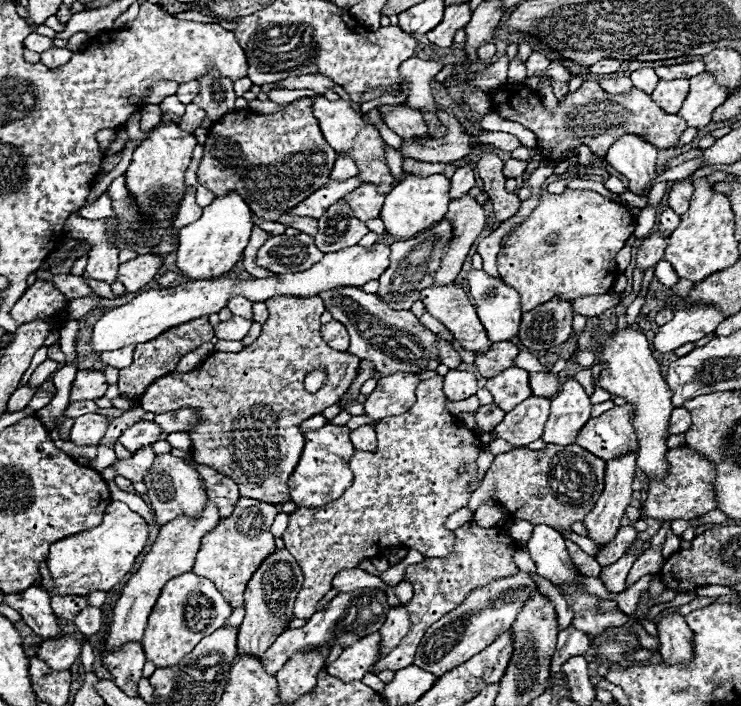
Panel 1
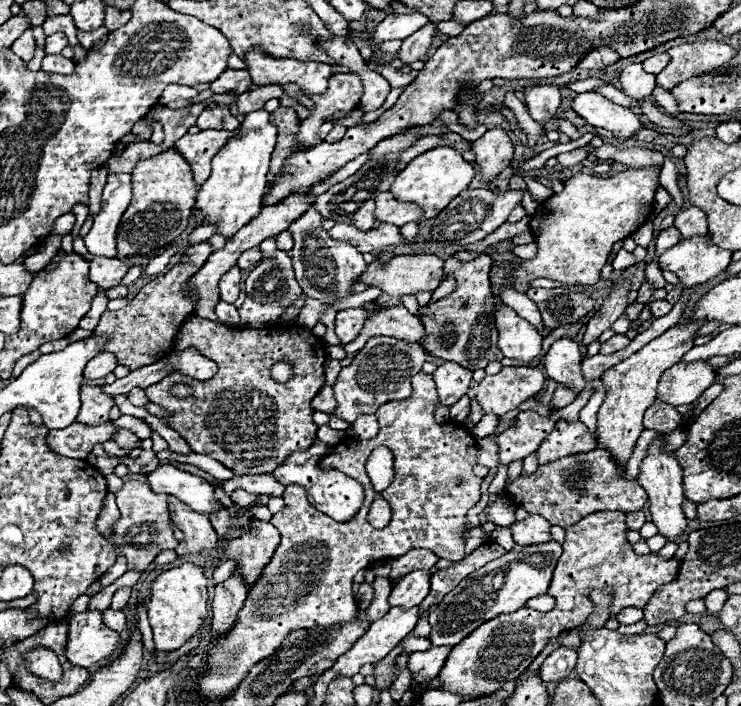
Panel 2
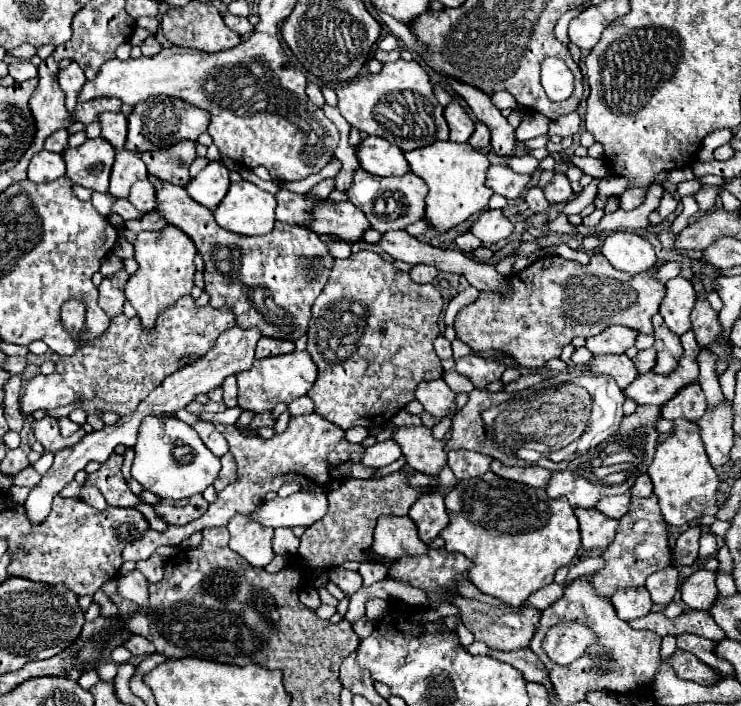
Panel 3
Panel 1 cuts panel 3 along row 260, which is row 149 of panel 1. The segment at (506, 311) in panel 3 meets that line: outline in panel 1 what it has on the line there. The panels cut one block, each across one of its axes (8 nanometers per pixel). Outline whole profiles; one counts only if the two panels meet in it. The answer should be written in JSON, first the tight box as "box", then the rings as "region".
{"box":[490,80,688,164],"region":[[[594,80],[584,82],[576,92],[568,92],[554,110],[546,110],[540,94],[532,88],[526,88],[524,84],[500,86],[492,90],[490,104],[492,112],[502,116],[504,120],[520,122],[524,128],[534,132],[538,154],[542,154],[546,162],[556,164],[576,156],[578,152],[574,148],[580,144],[588,146],[596,156],[606,156],[608,146],[616,142],[616,138],[622,138],[626,132],[644,138],[646,142],[652,142],[652,146],[656,148],[668,148],[688,128],[678,114],[662,112],[652,102],[650,94],[644,94],[636,88],[624,94],[608,94]]]}

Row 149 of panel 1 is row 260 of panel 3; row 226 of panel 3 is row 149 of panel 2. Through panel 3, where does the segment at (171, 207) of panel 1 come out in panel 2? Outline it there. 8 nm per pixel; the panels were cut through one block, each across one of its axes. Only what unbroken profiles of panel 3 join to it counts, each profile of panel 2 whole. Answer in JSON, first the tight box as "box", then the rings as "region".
{"box":[118,148,198,256],"region":[[[168,148],[148,160],[138,160],[136,168],[132,170],[132,202],[128,206],[128,210],[124,212],[120,226],[118,226],[118,256],[128,256],[128,254],[148,254],[156,248],[166,246],[168,242],[172,242],[176,236],[180,236],[186,226],[188,226],[188,218],[194,206],[194,198],[198,192],[198,184],[194,184],[192,180],[192,168],[190,164],[184,160],[184,156],[180,156],[180,152],[176,148]]]}

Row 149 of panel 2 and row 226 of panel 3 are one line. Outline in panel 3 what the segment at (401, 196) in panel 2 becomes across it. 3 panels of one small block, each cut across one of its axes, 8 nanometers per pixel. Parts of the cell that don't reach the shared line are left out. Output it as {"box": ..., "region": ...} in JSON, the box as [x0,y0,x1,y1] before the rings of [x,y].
{"box":[406,140,494,232],"region":[[[440,140],[426,148],[406,152],[406,160],[410,164],[410,170],[428,184],[426,218],[440,232],[458,226],[474,212],[486,208],[490,196],[494,194],[492,188],[486,186],[486,172],[492,164],[488,156],[480,152],[480,148],[474,148],[468,142]]]}

